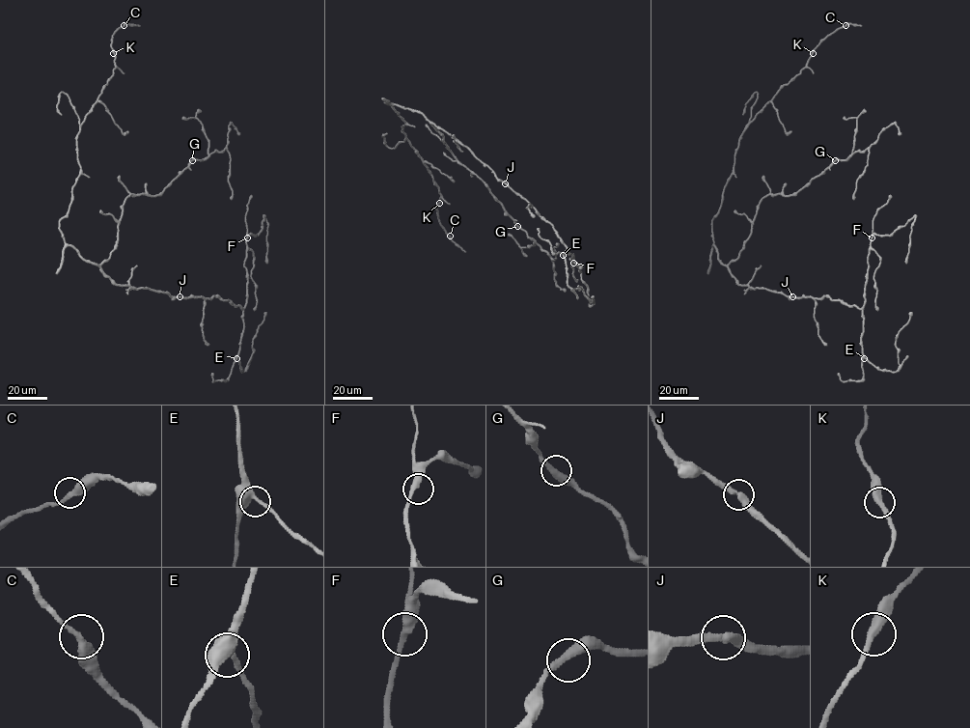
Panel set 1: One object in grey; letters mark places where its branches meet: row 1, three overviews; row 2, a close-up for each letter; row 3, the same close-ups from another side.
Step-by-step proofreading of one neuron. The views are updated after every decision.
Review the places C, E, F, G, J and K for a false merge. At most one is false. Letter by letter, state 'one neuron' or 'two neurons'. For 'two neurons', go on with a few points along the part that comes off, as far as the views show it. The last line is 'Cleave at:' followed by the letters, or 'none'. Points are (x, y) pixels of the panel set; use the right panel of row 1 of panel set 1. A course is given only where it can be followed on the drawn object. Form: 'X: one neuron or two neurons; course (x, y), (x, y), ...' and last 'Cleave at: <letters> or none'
C: one neuron
E: one neuron
F: one neuron
G: one neuron
J: one neuron
K: one neuron
Cleave at: none

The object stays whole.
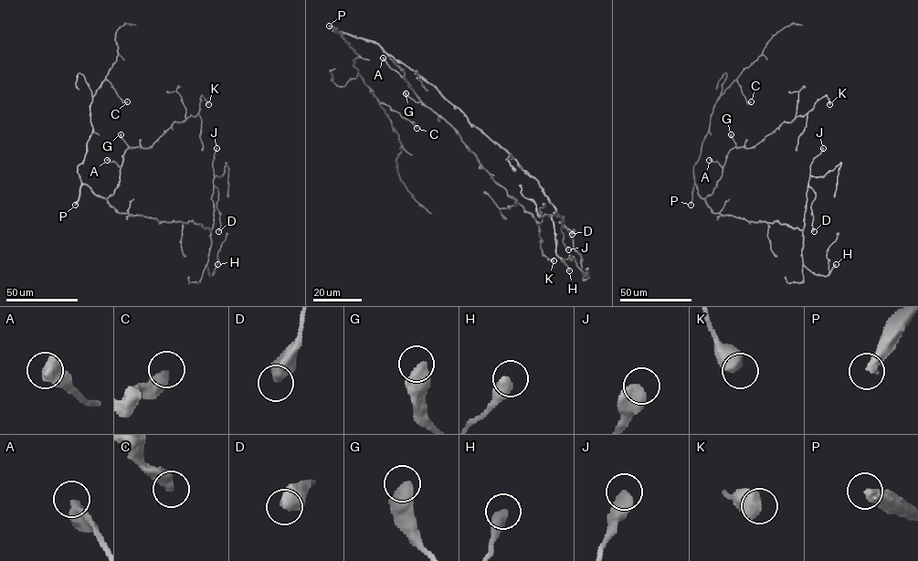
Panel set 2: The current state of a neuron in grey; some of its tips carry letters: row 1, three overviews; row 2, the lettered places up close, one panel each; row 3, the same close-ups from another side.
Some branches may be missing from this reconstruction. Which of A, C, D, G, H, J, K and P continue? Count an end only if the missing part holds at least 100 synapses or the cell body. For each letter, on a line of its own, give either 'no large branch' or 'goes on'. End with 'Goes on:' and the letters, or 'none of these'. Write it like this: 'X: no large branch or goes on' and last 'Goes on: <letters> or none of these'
A: no large branch
C: no large branch
D: no large branch
G: no large branch
H: no large branch
J: no large branch
K: no large branch
P: goes on
Goes on: P

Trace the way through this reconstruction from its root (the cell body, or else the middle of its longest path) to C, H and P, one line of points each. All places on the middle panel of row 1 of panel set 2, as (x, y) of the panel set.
C: (394, 58), (376, 43), (332, 30), (339, 34), (358, 55), (353, 66), (378, 101), (416, 128)
H: (394, 58), (431, 83), (537, 181), (559, 216), (554, 214), (551, 217), (555, 252), (569, 270)
P: (394, 58), (376, 43), (340, 32), (329, 26)

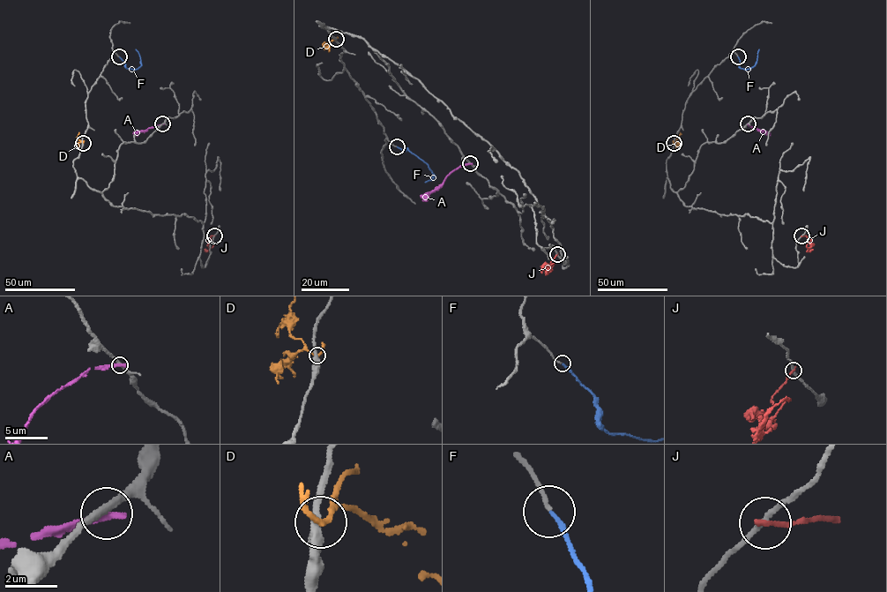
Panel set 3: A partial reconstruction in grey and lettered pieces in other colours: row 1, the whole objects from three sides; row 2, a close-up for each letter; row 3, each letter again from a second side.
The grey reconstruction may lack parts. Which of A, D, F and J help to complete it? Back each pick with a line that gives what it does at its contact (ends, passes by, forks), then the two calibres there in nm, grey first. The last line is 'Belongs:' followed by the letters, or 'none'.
F: it ends; calibres 160 and 170 nm
Belongs: F

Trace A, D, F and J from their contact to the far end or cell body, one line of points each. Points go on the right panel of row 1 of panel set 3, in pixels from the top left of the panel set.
A: (748, 123), (767, 134)
D: (674, 143), (680, 132)
F: (737, 56), (741, 68), (748, 69), (755, 65), (759, 49)
J: (801, 236), (810, 239), (807, 242), (808, 251), (813, 249)

